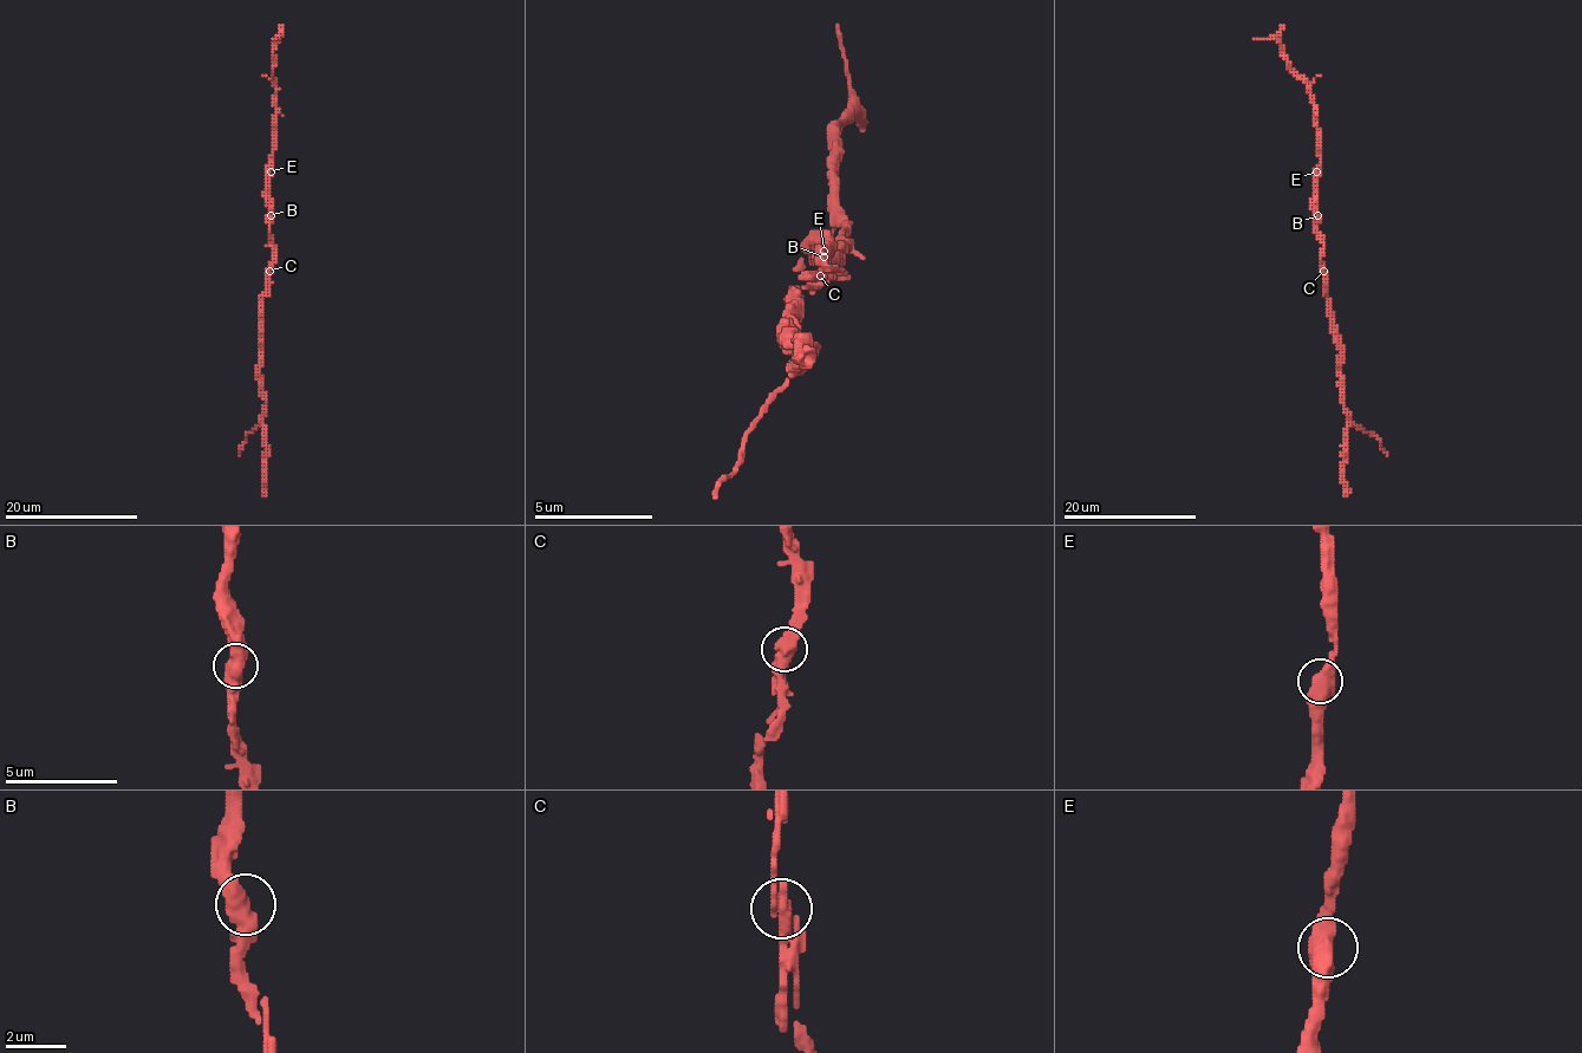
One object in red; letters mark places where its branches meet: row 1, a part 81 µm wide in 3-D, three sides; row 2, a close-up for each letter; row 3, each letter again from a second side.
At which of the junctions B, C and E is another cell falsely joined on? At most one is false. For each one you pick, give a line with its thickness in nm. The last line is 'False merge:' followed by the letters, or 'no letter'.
False merge: no letter

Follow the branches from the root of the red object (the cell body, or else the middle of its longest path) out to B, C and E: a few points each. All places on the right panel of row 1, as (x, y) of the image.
B: (1323, 253), (1323, 236), (1316, 229), (1317, 215)
C: (1323, 253), (1323, 270)
E: (1323, 253), (1323, 236), (1317, 232), (1315, 208), (1316, 171)

